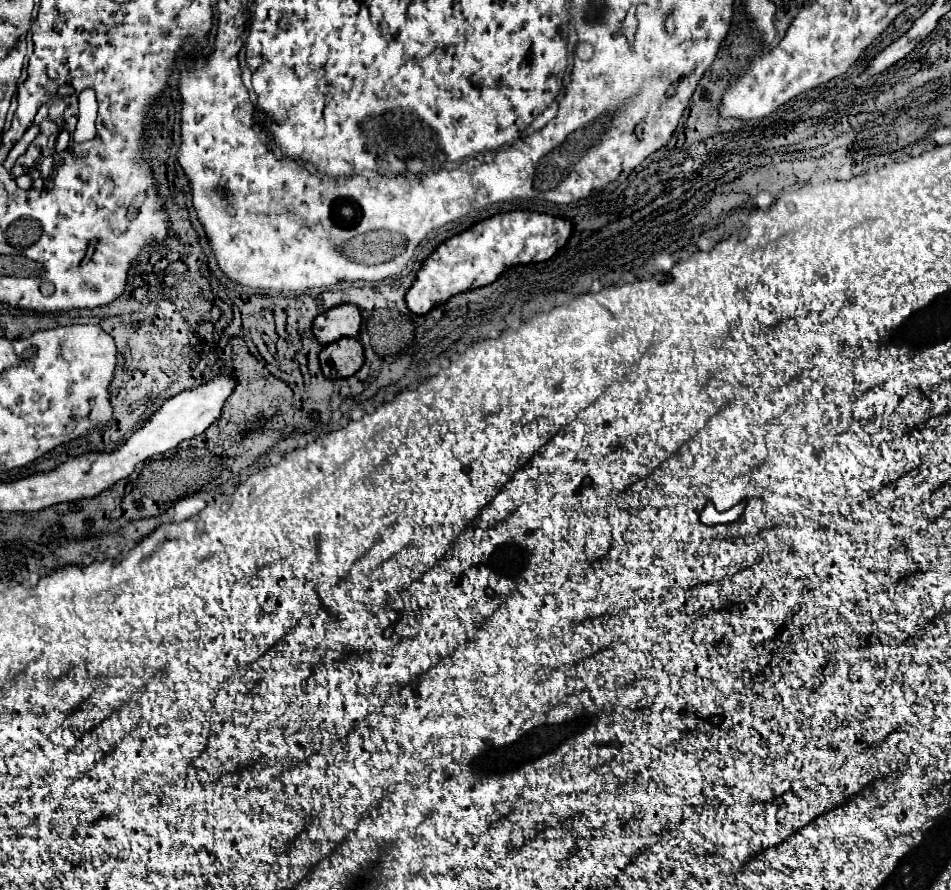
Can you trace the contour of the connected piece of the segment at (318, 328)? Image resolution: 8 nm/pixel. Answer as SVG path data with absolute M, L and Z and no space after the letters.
M340 304L314 318L312 334L320 346L326 346L340 338L356 338L360 322L360 310L354 304Z

